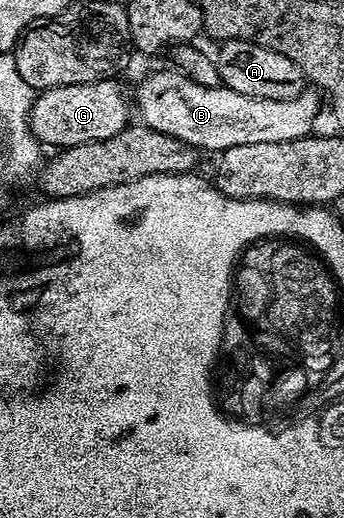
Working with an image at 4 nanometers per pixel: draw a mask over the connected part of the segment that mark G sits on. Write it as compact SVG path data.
M106 79L92 81L89 85L68 85L40 90L33 102L33 110L29 113L29 130L42 146L68 147L88 141L111 139L111 135L119 135L119 131L123 131L130 121L130 98L129 101L125 98L117 79Z

